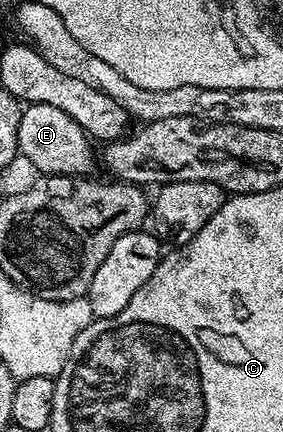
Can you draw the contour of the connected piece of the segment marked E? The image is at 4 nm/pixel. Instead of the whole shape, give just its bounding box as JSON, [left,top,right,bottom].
[19,104,91,175]

